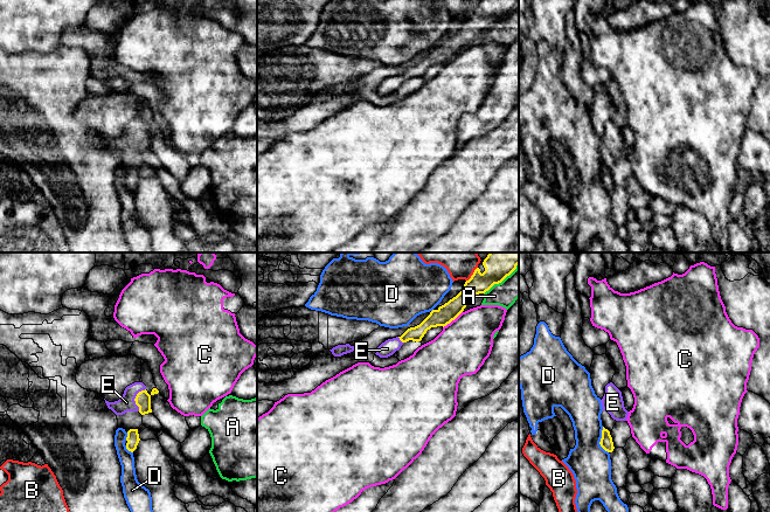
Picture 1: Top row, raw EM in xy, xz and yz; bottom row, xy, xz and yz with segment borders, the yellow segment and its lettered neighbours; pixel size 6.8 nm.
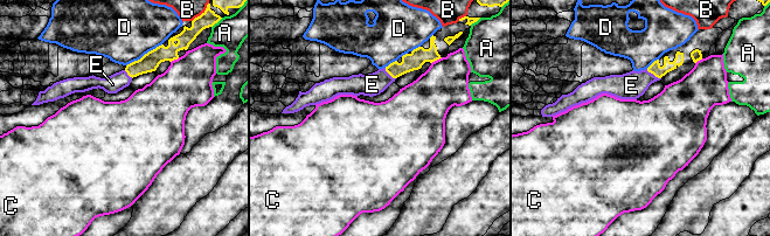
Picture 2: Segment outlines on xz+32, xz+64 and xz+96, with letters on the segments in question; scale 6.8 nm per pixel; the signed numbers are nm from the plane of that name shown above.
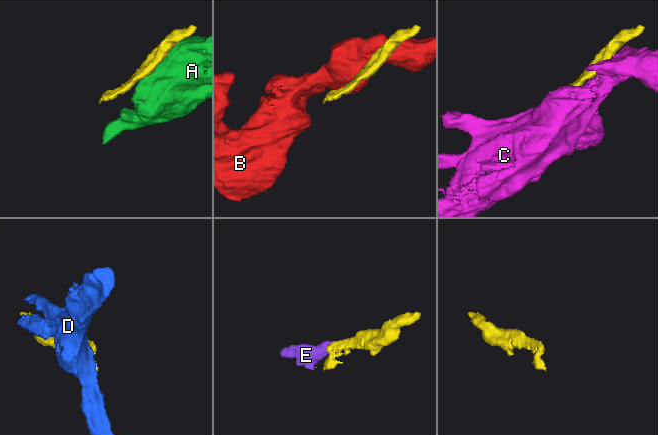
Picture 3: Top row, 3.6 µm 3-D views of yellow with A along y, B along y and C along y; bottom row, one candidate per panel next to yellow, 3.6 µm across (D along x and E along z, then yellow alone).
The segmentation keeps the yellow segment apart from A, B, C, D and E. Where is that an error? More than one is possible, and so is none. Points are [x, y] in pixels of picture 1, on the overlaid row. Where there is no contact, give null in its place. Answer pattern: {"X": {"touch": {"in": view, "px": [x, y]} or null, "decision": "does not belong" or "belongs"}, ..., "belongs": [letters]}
{"A": {"touch": {"in": "xz", "px": [501, 281]}, "decision": "does not belong"}, "B": {"touch": {"in": "xz", "px": [473, 274]}, "decision": "does not belong"}, "C": {"touch": {"in": "xz", "px": [452, 319]}, "decision": "does not belong"}, "D": {"touch": {"in": "yz", "px": [601, 440]}, "decision": "does not belong"}, "E": {"touch": {"in": "xy", "px": [134, 399]}, "decision": "belongs"}, "belongs": ["E"]}

